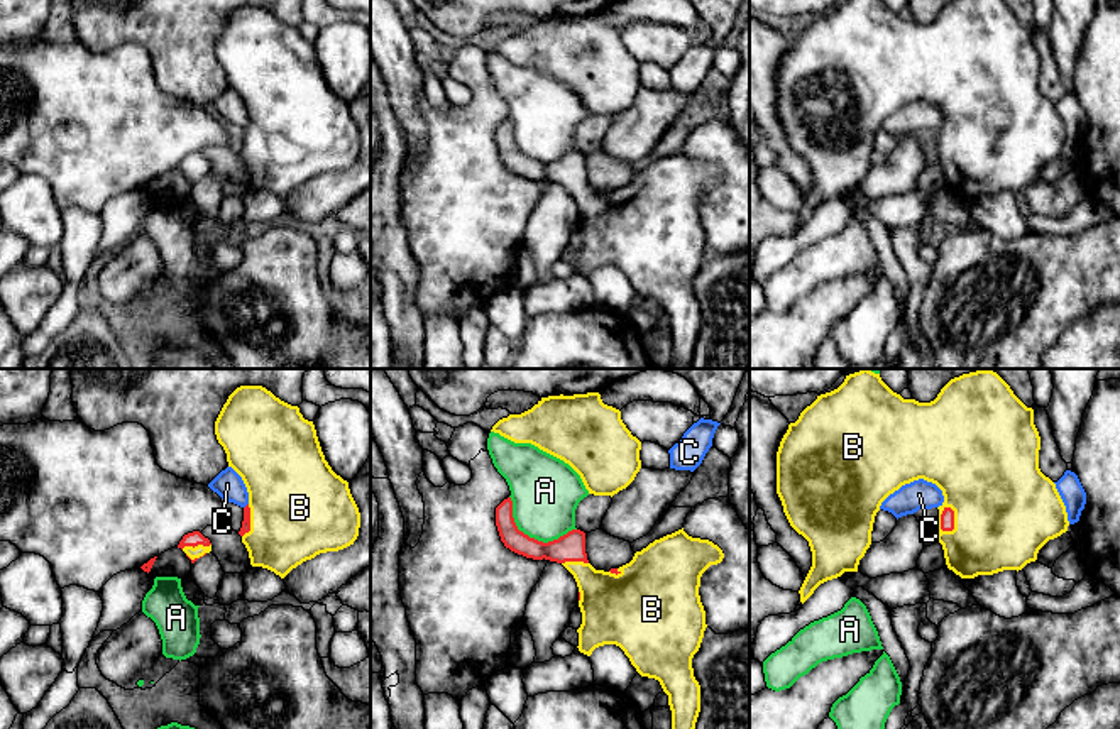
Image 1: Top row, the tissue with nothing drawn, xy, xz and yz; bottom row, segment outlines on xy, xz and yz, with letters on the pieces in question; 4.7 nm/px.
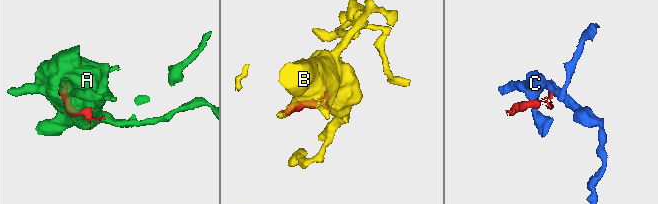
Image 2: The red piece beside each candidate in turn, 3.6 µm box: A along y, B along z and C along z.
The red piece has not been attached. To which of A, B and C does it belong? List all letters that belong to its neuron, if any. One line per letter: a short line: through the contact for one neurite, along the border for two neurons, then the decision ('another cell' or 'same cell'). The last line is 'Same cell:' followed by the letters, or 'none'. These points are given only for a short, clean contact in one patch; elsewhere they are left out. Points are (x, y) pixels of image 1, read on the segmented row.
A: another cell
B: same cell
C: xy (247, 503), (244, 508) | another cell
Same cell: B

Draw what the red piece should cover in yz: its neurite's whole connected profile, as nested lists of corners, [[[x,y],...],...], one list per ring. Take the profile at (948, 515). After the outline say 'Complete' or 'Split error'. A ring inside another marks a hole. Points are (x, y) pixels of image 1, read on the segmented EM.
[[[861,369],[859,372],[846,375],[844,382],[837,389],[817,396],[817,399],[800,413],[799,419],[788,425],[777,452],[777,494],[790,526],[809,541],[812,551],[812,567],[799,590],[800,602],[804,604],[821,584],[837,578],[844,572],[858,572],[859,560],[871,545],[873,523],[881,502],[902,485],[919,479],[932,482],[942,491],[944,502],[937,507],[937,541],[942,545],[947,568],[956,575],[961,578],[975,578],[978,575],[993,575],[1003,570],[1018,572],[1027,563],[1035,562],[1039,550],[1049,540],[1066,533],[1069,526],[1066,506],[1056,489],[1056,484],[1039,469],[1039,450],[1040,436],[1034,425],[1034,409],[1027,408],[1013,394],[1010,386],[993,370],[976,370],[951,379],[931,403],[903,399],[881,381],[880,374],[875,374],[870,369]]]. Split error

